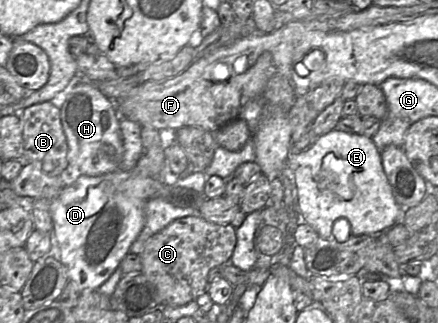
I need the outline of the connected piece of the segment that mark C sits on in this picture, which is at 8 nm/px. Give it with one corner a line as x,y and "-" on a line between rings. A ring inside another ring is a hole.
200,215
172,221
145,243
141,257
143,273
156,287
160,306
182,306
207,292
208,274
214,267
230,261
236,246
236,228
215,224

